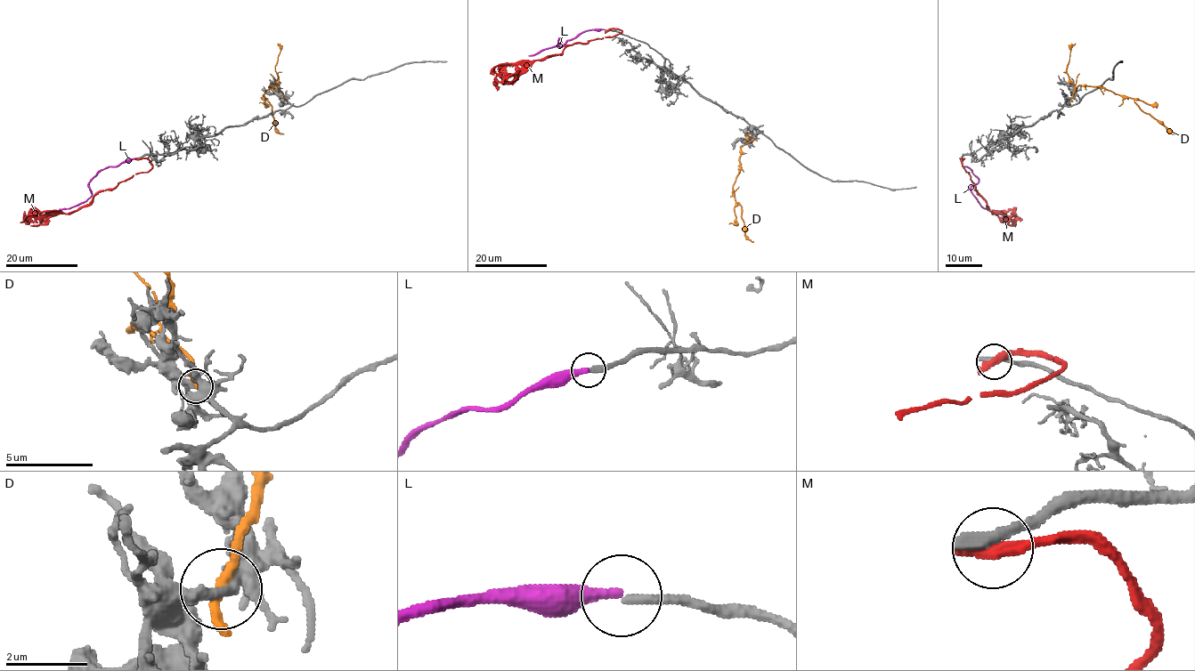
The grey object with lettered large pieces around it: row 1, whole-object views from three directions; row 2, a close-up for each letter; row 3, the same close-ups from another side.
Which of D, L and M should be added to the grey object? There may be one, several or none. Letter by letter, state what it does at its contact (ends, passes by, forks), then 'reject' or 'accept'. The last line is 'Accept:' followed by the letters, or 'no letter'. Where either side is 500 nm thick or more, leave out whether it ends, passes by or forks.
D: it passes by | reject
L: it ends | reject
M: reject
Accept: no letter

